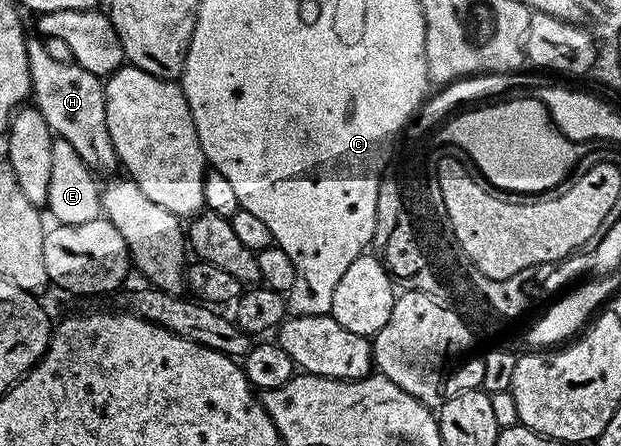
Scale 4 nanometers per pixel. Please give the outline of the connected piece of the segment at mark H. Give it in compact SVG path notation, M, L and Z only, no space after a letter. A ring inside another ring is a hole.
M35 33L27 34L26 55L29 58L32 98L52 134L71 143L77 155L80 155L82 161L91 168L92 173L118 174L115 172L120 172L121 166L106 131L102 78L93 75L91 71L86 71L71 60L53 59L45 49L44 40Z

